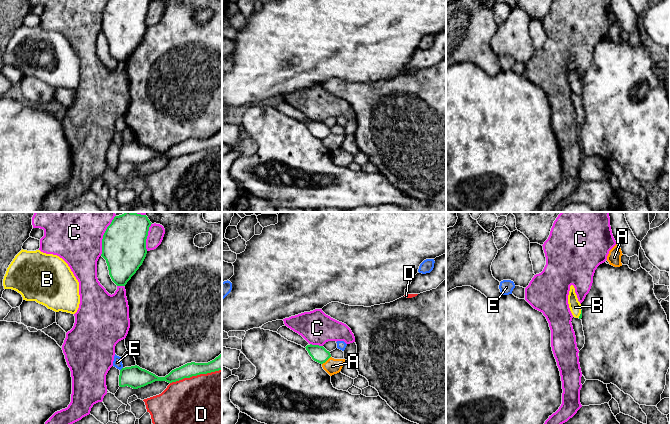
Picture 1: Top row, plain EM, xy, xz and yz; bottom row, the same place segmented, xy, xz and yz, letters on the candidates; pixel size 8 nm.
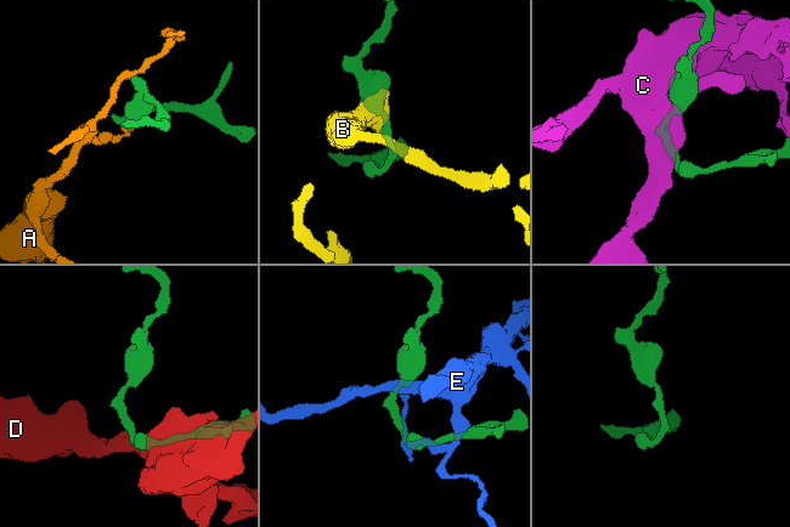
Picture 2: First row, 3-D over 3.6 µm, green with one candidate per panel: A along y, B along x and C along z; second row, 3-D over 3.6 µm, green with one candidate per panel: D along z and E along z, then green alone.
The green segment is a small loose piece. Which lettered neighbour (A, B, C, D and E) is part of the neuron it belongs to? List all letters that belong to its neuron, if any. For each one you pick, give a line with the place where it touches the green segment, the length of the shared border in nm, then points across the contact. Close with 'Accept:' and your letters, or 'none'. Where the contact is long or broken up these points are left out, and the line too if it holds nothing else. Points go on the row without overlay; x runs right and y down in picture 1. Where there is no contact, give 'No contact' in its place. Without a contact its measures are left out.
B: Touches green at yz (580, 90). Shared border 70 nm. Path across: yz (580, 92), (580, 90), (575, 83)
Accept: B

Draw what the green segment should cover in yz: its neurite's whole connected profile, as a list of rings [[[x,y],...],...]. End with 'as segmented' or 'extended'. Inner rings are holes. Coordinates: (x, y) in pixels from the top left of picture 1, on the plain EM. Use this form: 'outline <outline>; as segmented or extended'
outline [[[573,61],[570,62],[568,80],[573,93],[581,95],[582,94],[581,80],[578,77],[577,71],[575,69],[575,64]]]; extended

